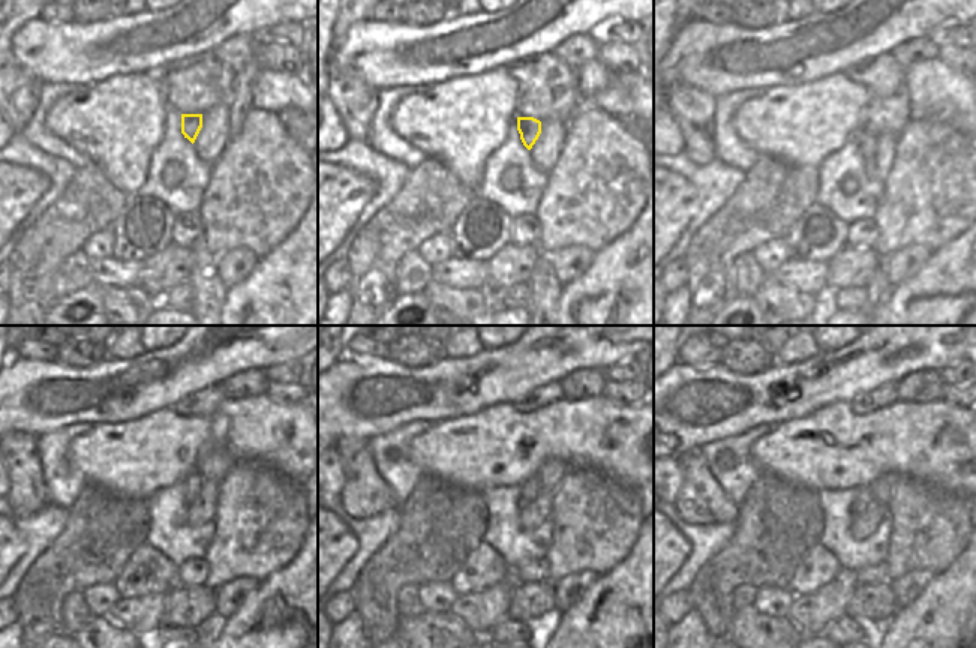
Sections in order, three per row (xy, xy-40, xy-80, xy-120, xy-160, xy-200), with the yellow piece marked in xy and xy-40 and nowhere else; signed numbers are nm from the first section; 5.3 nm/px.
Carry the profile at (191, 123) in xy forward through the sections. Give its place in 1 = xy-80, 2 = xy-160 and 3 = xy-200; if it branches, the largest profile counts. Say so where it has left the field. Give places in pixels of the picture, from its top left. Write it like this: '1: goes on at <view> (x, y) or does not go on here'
1: goes on at xy-80 (864, 140)
2: goes on at xy-160 (529, 488)
3: goes on at xy-200 (864, 497)

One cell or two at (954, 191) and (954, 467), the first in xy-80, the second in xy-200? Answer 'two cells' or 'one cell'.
two cells

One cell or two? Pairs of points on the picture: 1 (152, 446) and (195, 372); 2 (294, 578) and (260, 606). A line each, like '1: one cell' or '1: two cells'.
1: two cells
2: one cell

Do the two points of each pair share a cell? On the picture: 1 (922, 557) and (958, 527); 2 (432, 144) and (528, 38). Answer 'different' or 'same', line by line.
1: same
2: different

